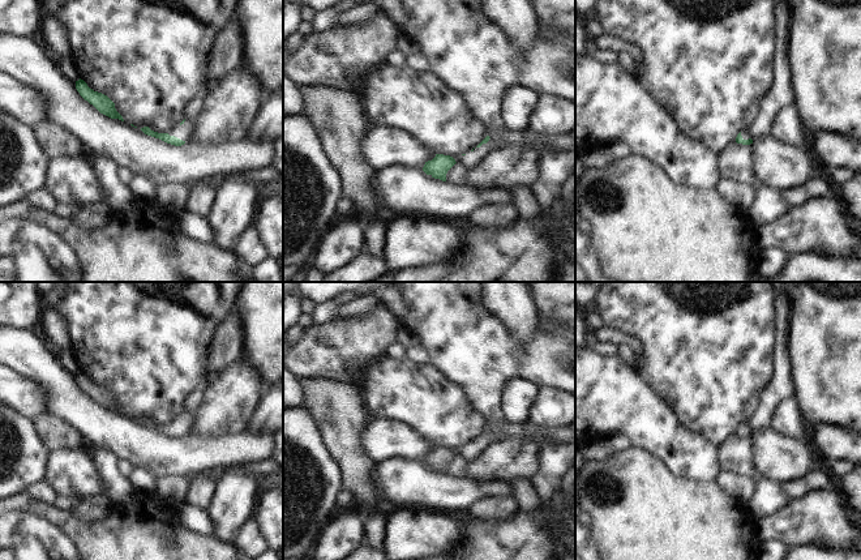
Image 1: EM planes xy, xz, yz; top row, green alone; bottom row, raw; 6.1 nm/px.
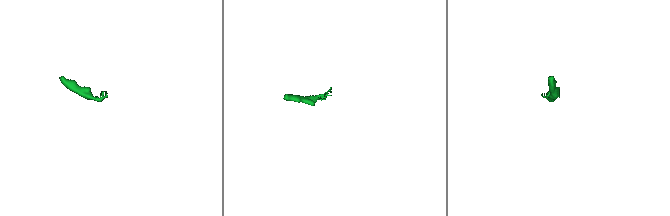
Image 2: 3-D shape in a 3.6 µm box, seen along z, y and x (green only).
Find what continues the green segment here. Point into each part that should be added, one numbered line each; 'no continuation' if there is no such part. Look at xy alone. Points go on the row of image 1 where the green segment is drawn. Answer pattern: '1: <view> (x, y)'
1: xy (185, 132)

